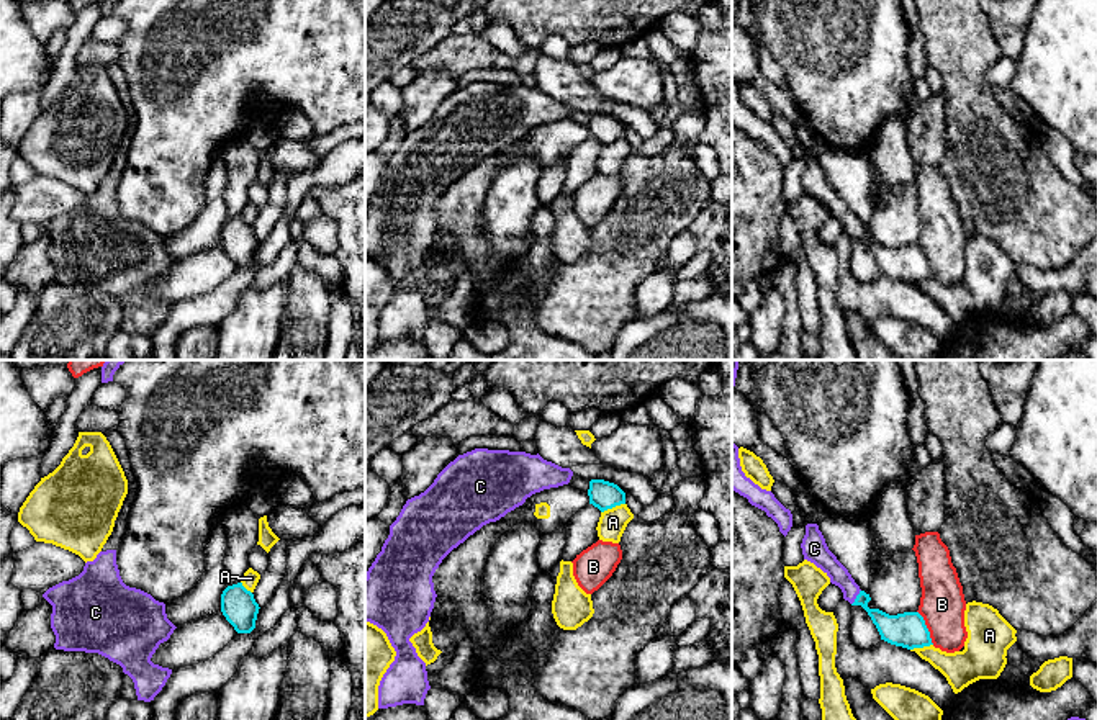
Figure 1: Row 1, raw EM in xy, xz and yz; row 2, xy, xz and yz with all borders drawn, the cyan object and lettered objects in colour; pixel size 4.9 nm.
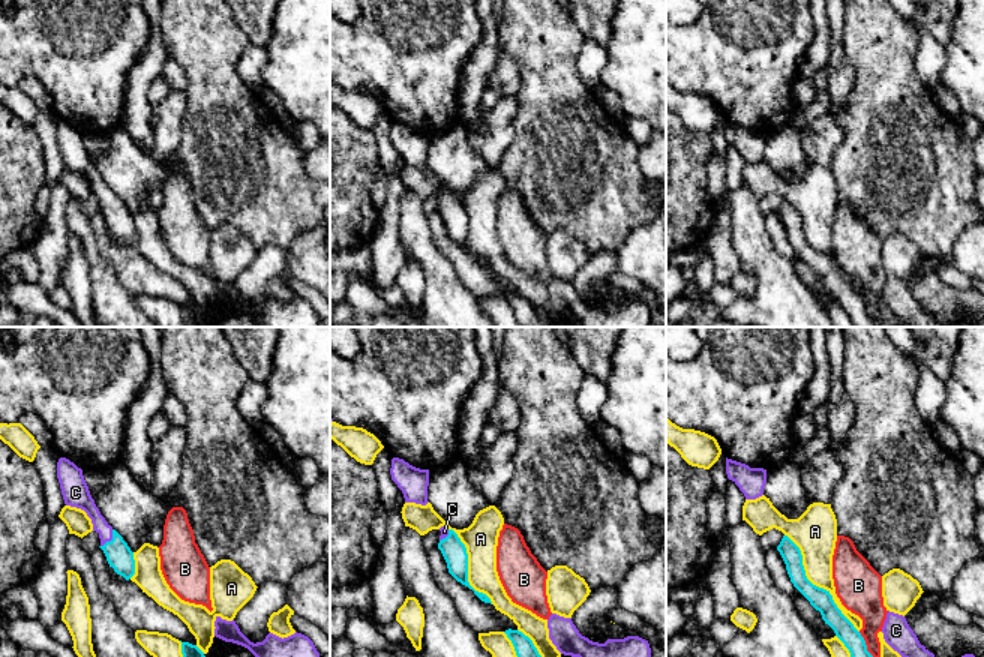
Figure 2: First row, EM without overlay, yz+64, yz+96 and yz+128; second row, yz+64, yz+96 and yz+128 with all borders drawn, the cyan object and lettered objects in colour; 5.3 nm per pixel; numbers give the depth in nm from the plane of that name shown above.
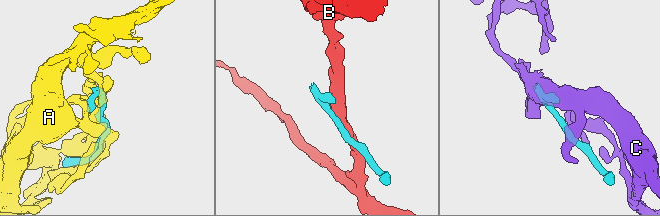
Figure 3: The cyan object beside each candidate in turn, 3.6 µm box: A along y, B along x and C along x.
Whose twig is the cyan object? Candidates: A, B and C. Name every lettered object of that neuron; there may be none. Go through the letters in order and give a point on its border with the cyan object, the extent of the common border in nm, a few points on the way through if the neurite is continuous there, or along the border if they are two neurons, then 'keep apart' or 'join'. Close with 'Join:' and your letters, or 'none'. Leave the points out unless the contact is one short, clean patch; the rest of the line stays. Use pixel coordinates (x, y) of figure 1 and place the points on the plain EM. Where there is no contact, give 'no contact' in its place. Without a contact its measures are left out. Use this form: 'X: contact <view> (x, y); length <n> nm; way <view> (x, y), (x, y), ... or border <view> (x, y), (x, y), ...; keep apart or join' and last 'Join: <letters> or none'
A: contact xz (613, 139); length 130 nm; keep apart
B: contact yz (925, 260); length 190 nm; keep apart
C: contact yz (857, 231); length 90 nm; way yz (894, 262), (857, 231), (824, 192); join
Join: C

